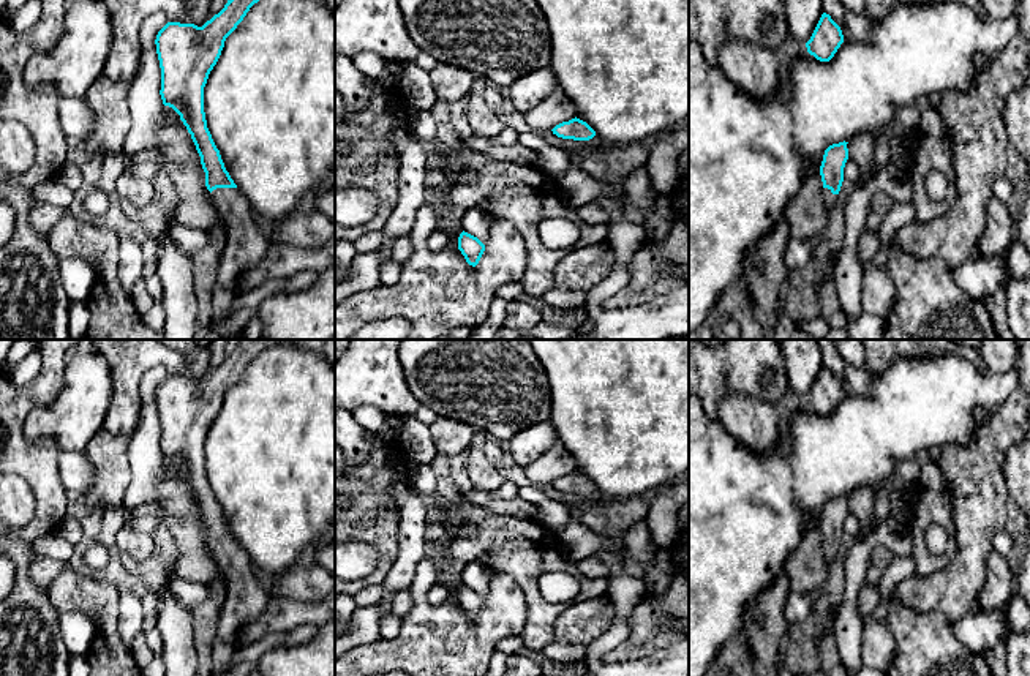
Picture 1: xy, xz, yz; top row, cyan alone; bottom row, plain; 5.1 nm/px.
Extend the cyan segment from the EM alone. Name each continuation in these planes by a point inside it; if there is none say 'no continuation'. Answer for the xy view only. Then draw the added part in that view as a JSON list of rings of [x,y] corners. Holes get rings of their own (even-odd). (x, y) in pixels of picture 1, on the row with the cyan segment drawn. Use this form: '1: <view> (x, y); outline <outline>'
1: xy (245, 248); outline [[[216,188],[210,196],[226,227],[226,246],[216,269],[216,284],[235,294],[242,276],[264,262],[270,243],[239,188]]]

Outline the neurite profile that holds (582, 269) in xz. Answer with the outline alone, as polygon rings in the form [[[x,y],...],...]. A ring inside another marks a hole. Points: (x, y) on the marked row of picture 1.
[[[608,240],[572,250],[554,267],[554,287],[589,292],[611,273],[613,267],[615,253]]]

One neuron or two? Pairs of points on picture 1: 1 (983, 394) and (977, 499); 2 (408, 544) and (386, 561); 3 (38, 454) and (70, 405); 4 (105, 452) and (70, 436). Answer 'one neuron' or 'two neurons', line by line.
1: two neurons
2: two neurons
3: two neurons
4: two neurons

